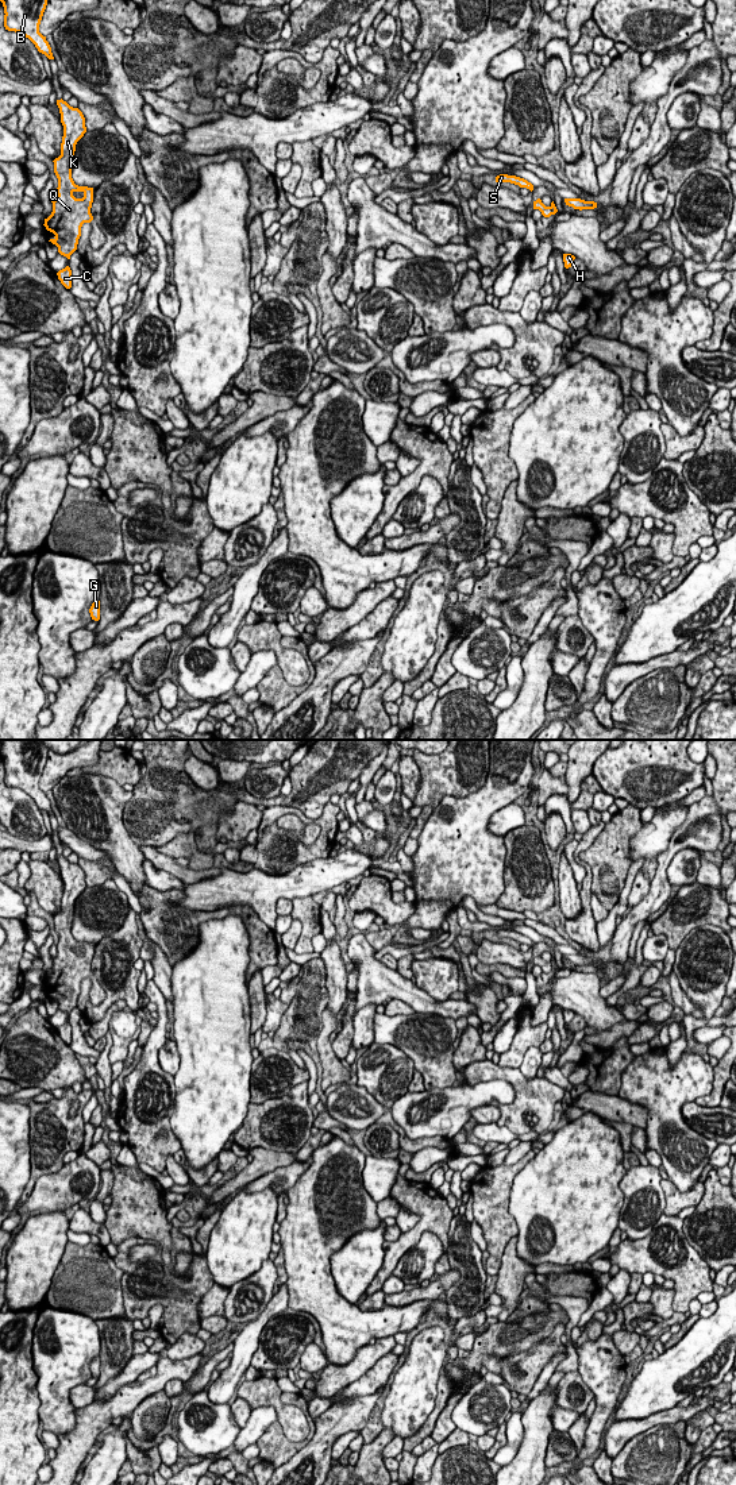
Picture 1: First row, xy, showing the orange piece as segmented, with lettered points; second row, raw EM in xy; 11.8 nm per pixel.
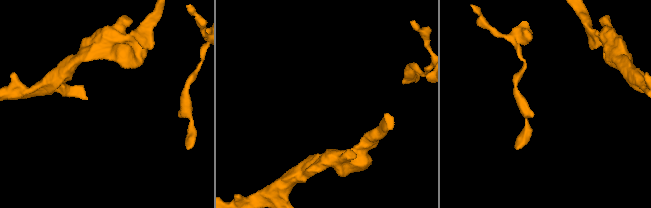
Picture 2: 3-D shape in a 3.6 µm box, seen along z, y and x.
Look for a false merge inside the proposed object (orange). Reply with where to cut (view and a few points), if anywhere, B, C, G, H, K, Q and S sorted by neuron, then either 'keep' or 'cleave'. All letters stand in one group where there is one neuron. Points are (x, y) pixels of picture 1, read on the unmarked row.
cut in xy along (550, 963), (553, 969); B C G K Q S / H; cleave

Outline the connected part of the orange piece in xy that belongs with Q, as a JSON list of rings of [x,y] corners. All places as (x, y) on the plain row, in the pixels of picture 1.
[[[57,856],[63,882],[61,911],[55,914],[54,929],[58,934],[57,954],[53,958],[51,971],[45,975],[45,983],[55,992],[50,995],[58,1003],[58,1008],[68,1015],[77,1006],[84,979],[90,979],[93,944],[78,942],[72,934],[72,922],[77,898],[86,888],[85,873],[78,864],[66,857]]]

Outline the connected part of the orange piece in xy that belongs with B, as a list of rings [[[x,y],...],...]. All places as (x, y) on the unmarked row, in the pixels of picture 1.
[[[1,740],[0,757],[4,763],[4,783],[28,794],[39,809],[54,815],[51,803],[39,788],[39,780],[49,756],[42,740]]]

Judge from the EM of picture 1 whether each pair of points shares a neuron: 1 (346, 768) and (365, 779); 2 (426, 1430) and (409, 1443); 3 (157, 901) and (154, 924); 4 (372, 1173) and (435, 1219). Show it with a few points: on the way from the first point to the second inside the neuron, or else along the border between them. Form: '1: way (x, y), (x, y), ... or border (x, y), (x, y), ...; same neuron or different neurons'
1: border (378, 753), (358, 776); different neurons
2: way (422, 1434), (413, 1441); same neuron
3: way (157, 906), (157, 918); same neuron
4: border (397, 1173), (389, 1195); different neurons

